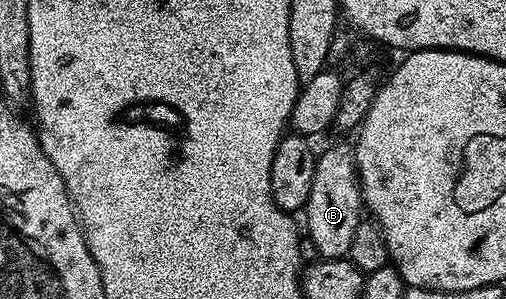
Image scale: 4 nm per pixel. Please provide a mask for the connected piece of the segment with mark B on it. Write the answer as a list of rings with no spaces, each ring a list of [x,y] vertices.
[[[349,146],[347,147],[330,147],[326,152],[319,154],[314,160],[314,176],[312,177],[312,189],[308,193],[308,201],[304,208],[304,216],[306,215],[306,227],[304,223],[304,231],[310,234],[310,243],[319,252],[317,253],[323,259],[341,259],[348,256],[348,245],[352,245],[352,233],[356,233],[356,225],[363,218],[364,204],[362,202],[362,188],[358,182],[358,169],[354,162],[354,152]]]

